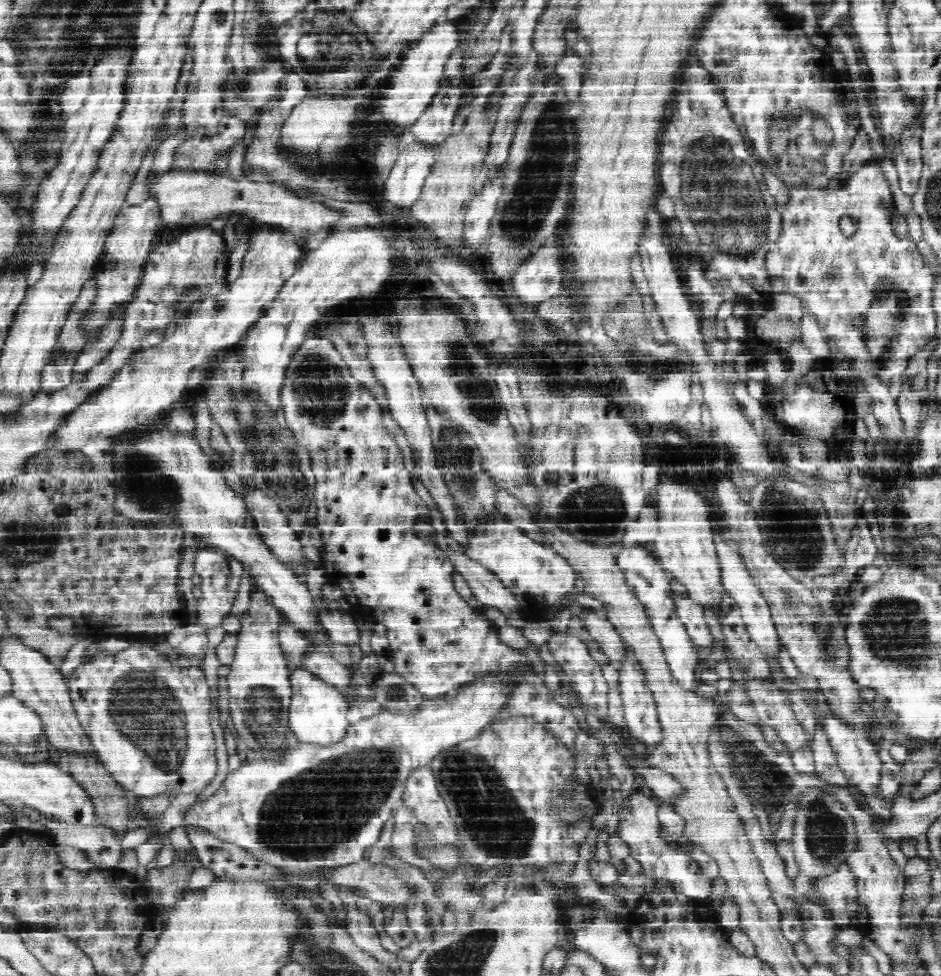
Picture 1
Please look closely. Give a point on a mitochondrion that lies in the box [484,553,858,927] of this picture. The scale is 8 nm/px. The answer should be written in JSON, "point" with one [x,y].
{"point":[826,836]}

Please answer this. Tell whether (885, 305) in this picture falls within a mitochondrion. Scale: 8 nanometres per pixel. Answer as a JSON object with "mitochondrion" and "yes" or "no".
{"mitochondrion":"yes"}

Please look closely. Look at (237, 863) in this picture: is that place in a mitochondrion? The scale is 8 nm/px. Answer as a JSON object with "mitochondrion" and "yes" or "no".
{"mitochondrion":"no"}

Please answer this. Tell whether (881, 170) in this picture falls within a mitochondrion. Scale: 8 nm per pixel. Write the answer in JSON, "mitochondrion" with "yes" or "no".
{"mitochondrion":"no"}

